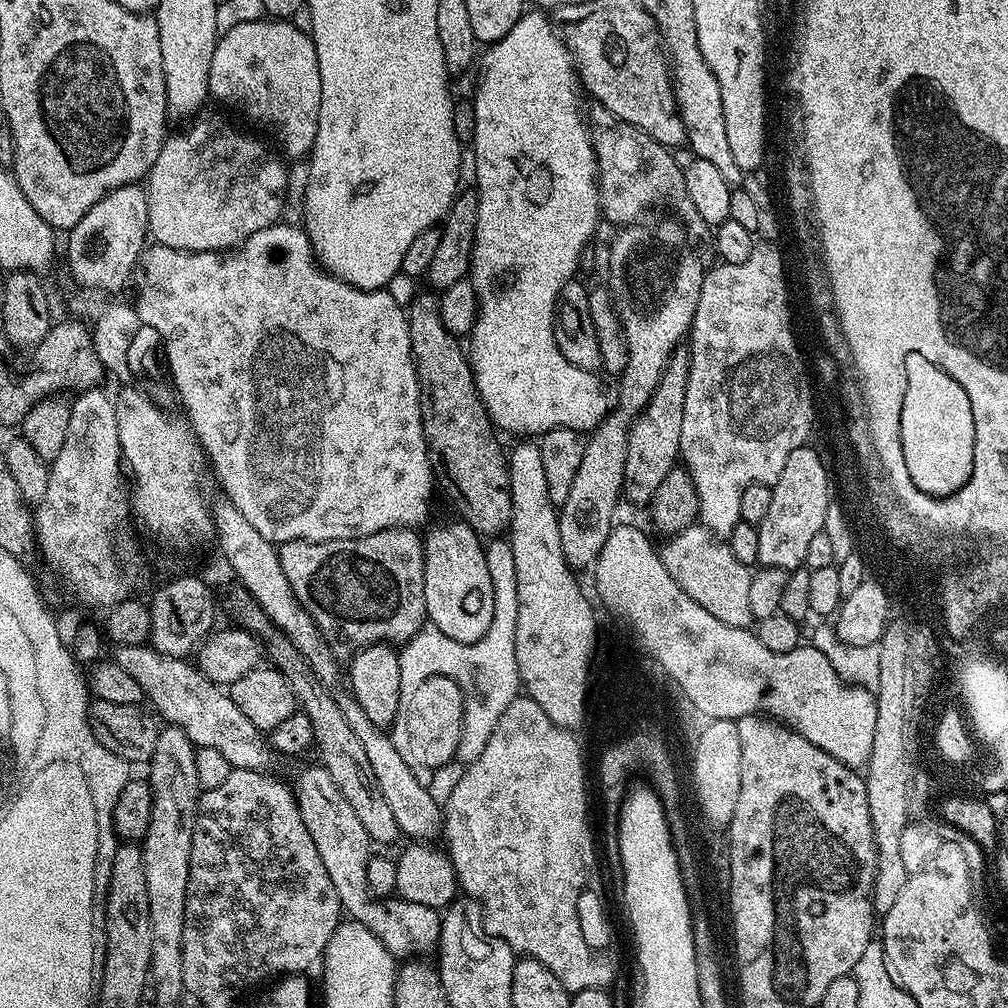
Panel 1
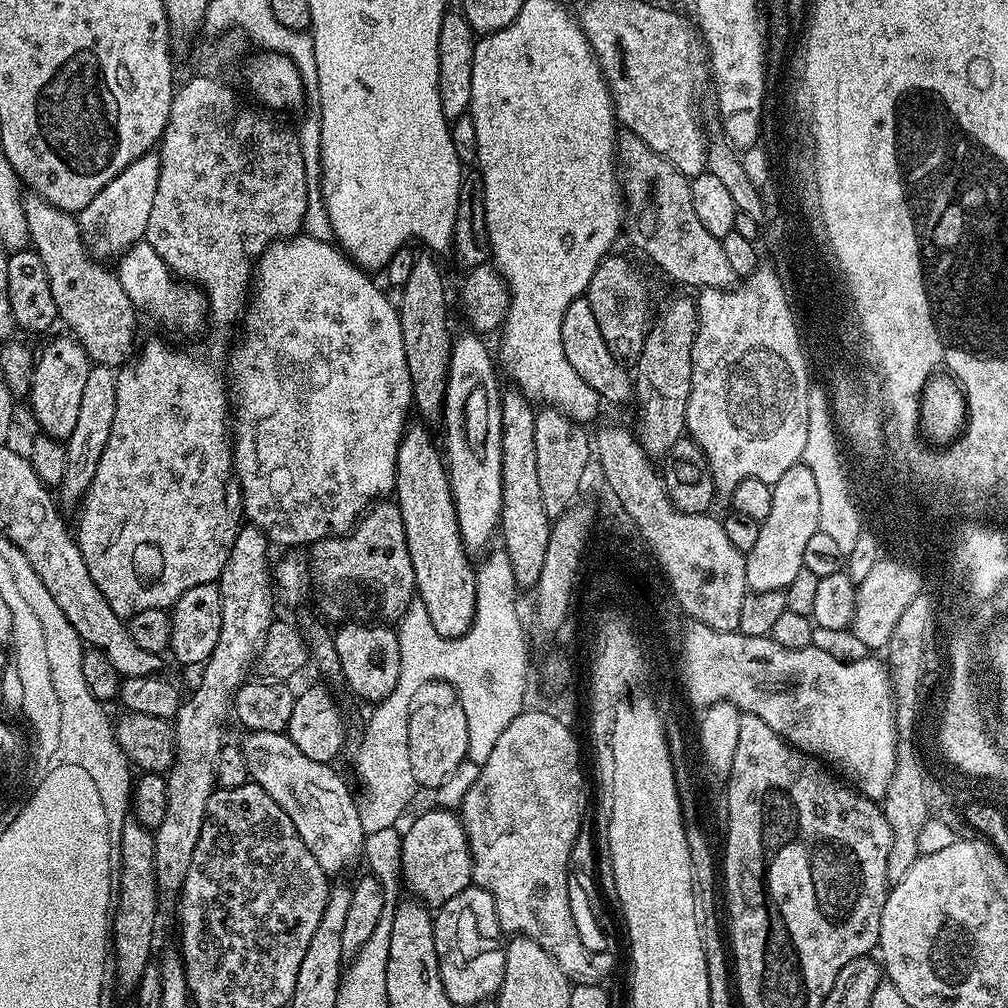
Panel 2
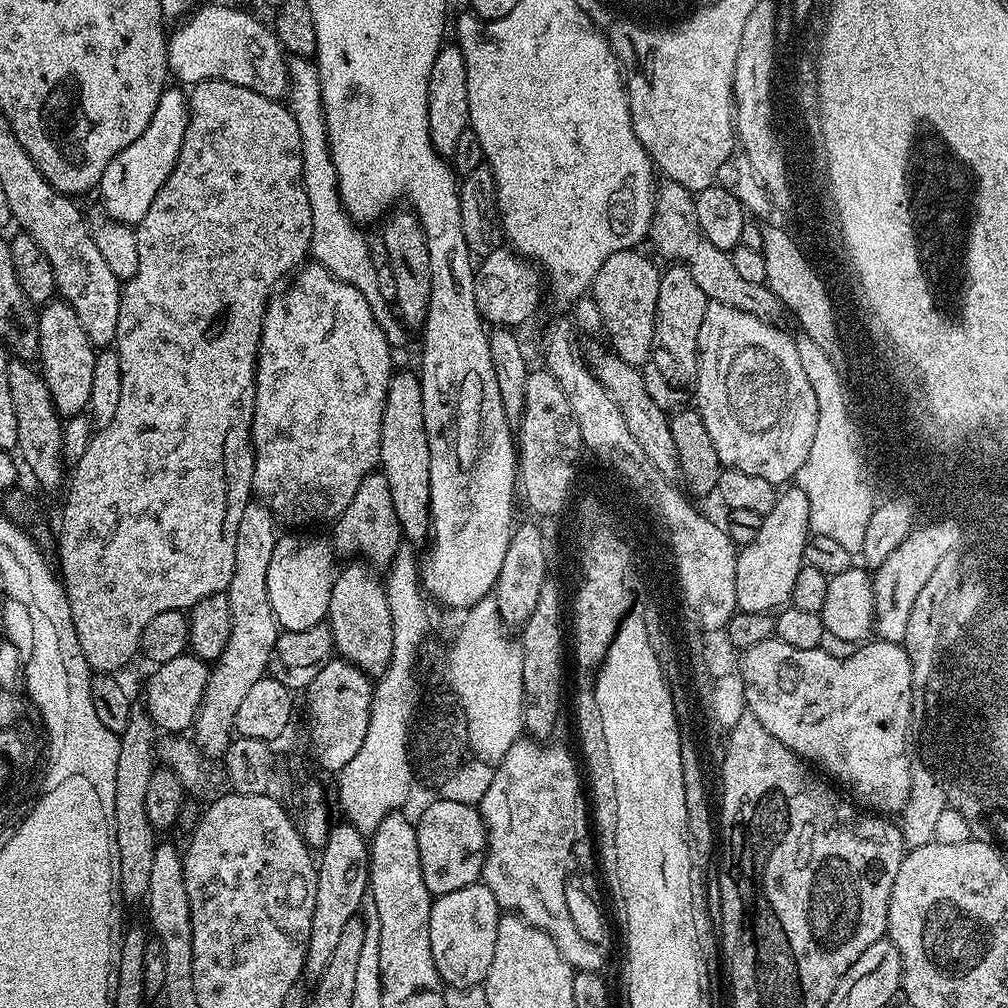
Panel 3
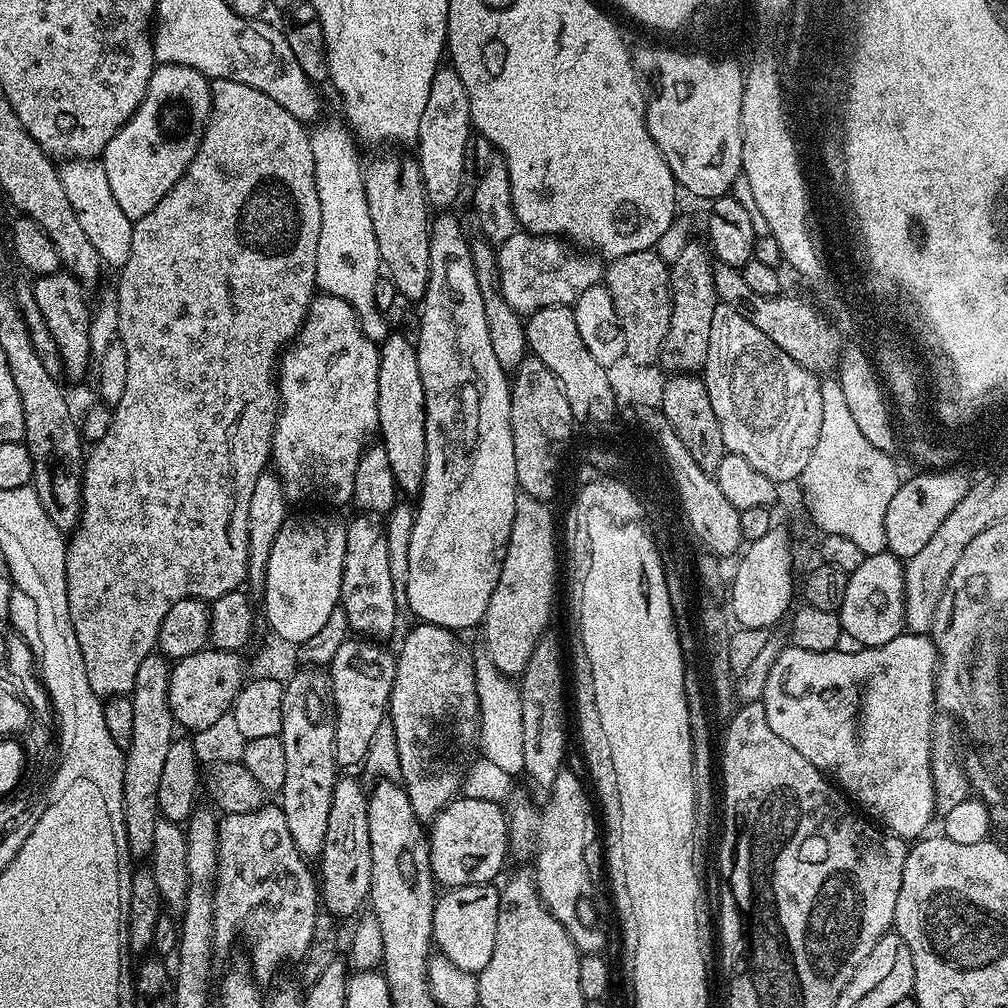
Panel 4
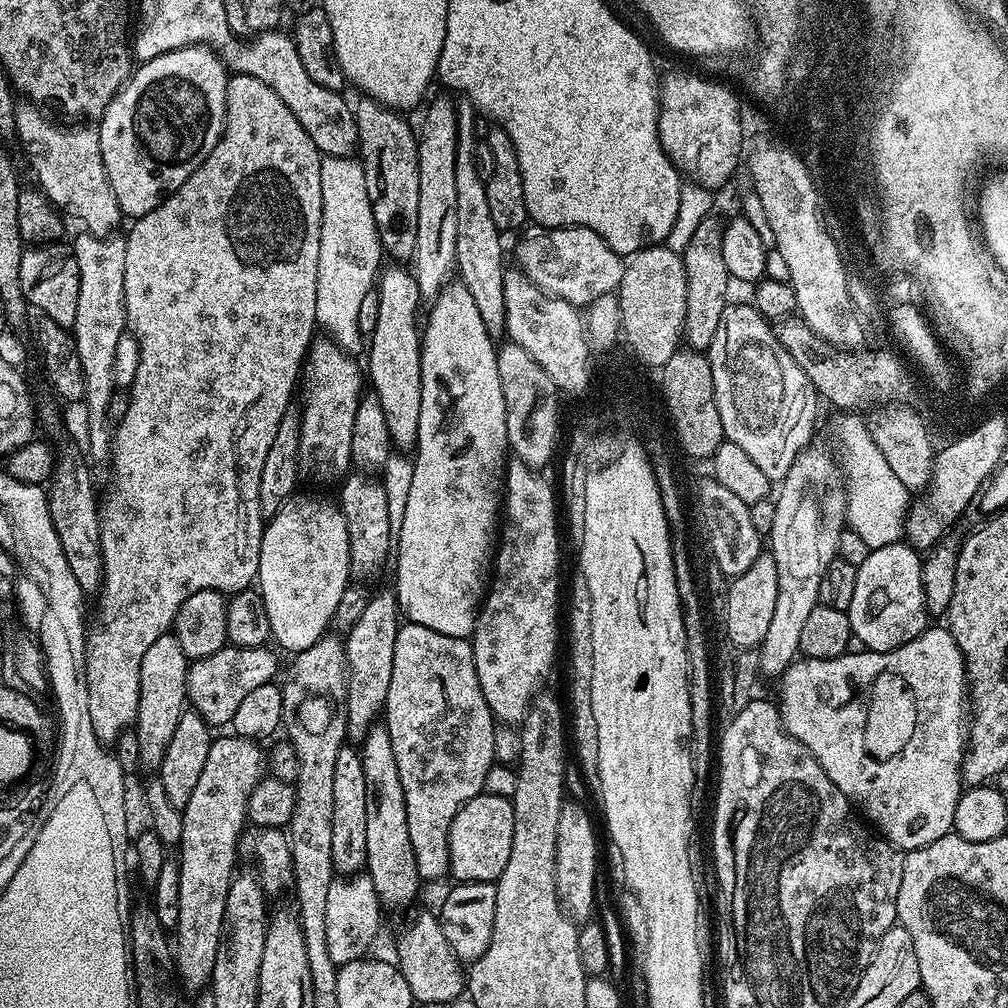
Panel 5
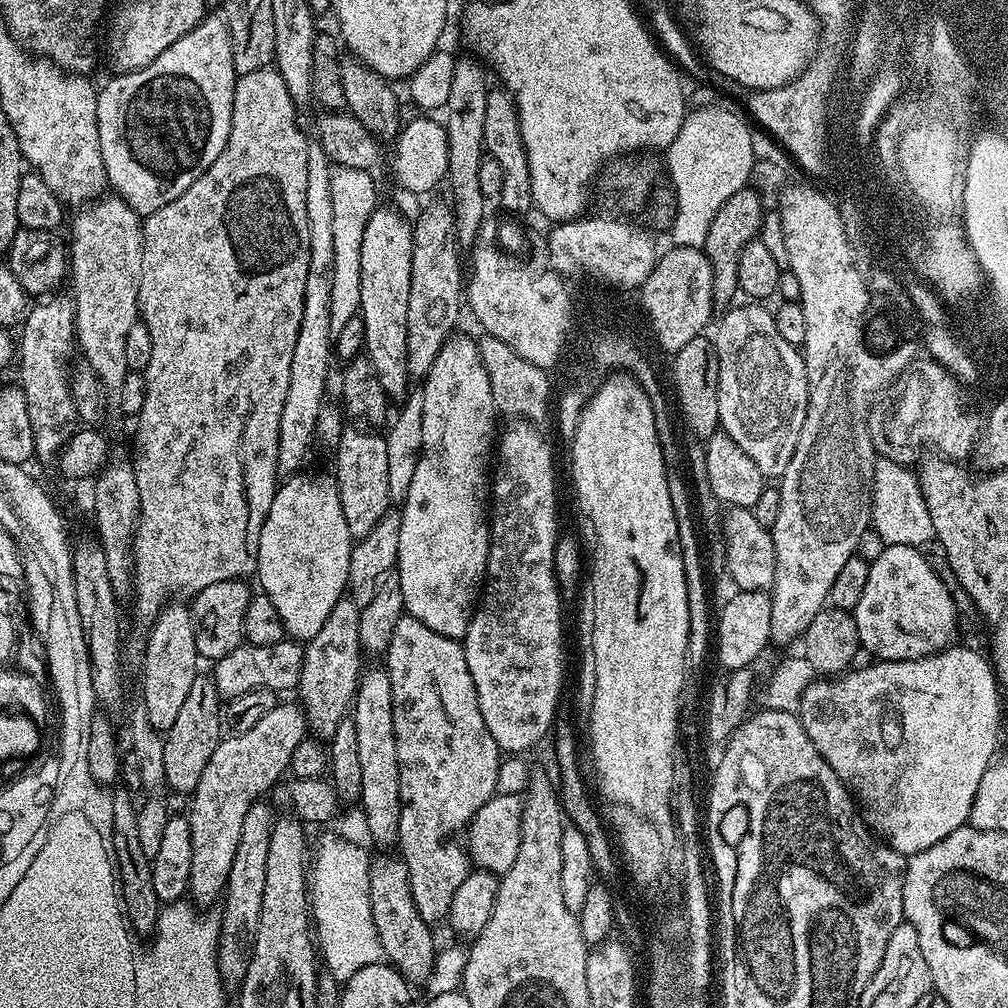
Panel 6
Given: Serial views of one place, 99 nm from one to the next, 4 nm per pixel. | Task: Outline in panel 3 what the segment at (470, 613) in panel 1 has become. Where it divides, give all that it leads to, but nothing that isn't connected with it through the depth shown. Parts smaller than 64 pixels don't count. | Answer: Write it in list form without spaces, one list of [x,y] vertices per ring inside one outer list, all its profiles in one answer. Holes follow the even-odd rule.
[[[397,371],[388,384],[380,435],[379,467],[383,471],[386,482],[390,482],[390,498],[394,498],[394,514],[398,514],[403,539],[409,545],[417,546],[416,544],[422,543],[423,540],[425,543],[429,539],[432,530],[432,502],[430,500],[430,442],[426,438],[426,414],[422,406],[422,386],[419,375],[415,371],[412,372]]]

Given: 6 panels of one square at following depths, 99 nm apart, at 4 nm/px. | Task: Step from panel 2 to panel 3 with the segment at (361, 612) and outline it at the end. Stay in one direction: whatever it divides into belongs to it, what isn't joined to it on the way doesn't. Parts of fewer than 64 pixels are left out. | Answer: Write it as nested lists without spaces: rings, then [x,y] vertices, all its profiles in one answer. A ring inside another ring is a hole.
[[[383,471],[371,472],[362,480],[350,506],[346,506],[333,528],[336,529],[330,535],[330,540],[339,555],[341,552],[348,556],[344,558],[352,558],[355,552],[361,552],[365,556],[361,557],[377,569],[384,570],[391,565],[402,546],[402,533],[398,514],[394,514],[394,498],[390,498],[390,482],[386,482]]]

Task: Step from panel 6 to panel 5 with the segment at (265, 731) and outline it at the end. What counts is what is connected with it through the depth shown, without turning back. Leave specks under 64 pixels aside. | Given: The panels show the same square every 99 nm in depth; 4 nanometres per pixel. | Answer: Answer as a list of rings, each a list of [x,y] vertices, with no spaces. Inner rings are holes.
[[[227,734],[221,738],[213,739],[210,746],[210,754],[206,754],[206,766],[202,766],[202,774],[198,778],[197,784],[194,786],[194,794],[190,794],[190,802],[186,802],[186,806],[182,809],[182,838],[178,845],[178,863],[180,865],[180,873],[178,874],[178,922],[174,929],[174,972],[177,977],[184,979],[184,984],[188,988],[200,988],[209,983],[212,979],[212,971],[214,970],[214,958],[218,954],[218,946],[220,945],[220,935],[224,929],[224,915],[226,914],[226,894],[230,894],[230,886],[232,885],[232,877],[237,871],[236,868],[236,847],[241,847],[242,837],[245,835],[244,824],[248,820],[248,799],[252,793],[252,789],[259,786],[260,781],[266,775],[266,752],[260,748],[261,745],[254,740],[245,740],[243,736],[235,734]]]

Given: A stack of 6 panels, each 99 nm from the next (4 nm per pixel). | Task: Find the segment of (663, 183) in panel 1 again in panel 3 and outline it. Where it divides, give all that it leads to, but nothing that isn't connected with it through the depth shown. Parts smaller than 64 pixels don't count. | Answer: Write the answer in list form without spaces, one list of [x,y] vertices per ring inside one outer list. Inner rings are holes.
[[[665,179],[656,190],[656,216],[652,219],[650,244],[657,248],[668,262],[685,264],[694,274],[694,282],[702,289],[714,304],[734,306],[734,310],[742,310],[751,316],[776,318],[782,303],[765,283],[742,282],[742,277],[734,271],[734,262],[729,253],[718,250],[706,234],[702,234],[702,226],[698,226],[698,210],[693,193],[678,182]],[[664,183],[664,184],[663,184]]]

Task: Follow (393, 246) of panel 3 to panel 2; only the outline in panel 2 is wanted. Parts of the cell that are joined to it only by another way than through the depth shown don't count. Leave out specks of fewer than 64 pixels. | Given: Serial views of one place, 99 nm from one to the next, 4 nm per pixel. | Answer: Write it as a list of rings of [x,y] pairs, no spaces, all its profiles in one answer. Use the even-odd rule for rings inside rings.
[[[417,255],[414,266],[411,267],[410,278],[398,292],[402,342],[412,383],[412,403],[415,411],[420,411],[419,419],[424,422],[441,419],[444,410],[444,382],[448,379],[448,363],[454,339],[454,332],[448,329],[448,292],[444,289],[444,276],[436,265],[437,257],[427,255]]]

